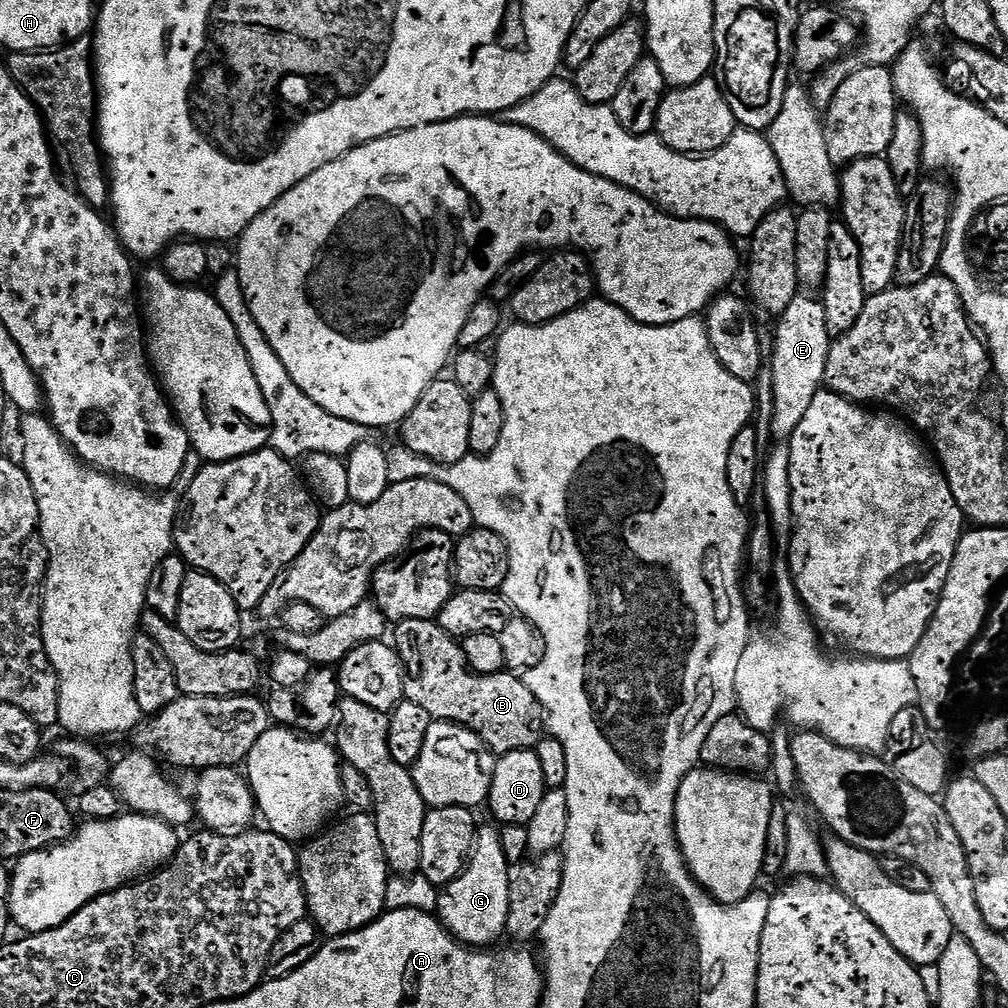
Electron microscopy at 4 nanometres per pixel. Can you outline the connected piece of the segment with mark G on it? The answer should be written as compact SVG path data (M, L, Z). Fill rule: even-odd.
M477 827L476 841L464 873L443 885L435 911L444 929L461 944L477 950L487 949L507 933L506 918L510 914L510 878L506 854L502 854L500 828Z

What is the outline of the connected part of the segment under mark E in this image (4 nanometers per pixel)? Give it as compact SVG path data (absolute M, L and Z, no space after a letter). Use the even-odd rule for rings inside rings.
M797 294L790 306L775 321L776 345L770 348L770 371L774 394L774 418L772 434L777 441L787 442L798 430L806 410L822 391L826 374L826 358L834 339L826 326L826 310L823 299L812 294ZM808 295L808 296L804 296Z

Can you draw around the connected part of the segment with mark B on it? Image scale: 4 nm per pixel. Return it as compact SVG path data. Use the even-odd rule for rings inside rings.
M401 620L395 625L394 636L395 632L396 640L394 639L394 647L396 651L400 653L400 661L404 663L404 695L407 700L416 703L417 706L422 706L422 710L426 710L426 714L430 714L433 721L443 722L453 726L459 726L459 724L461 724L462 727L469 728L469 730L472 731L469 733L471 733L475 739L481 740L497 757L505 756L506 753L513 752L514 750L535 749L536 743L542 739L546 732L546 713L519 675L513 674L508 670L495 672L494 674L486 674L485 676L473 672L464 657L461 641L457 639L457 637L450 635L446 630L442 630L442 626L436 620Z

